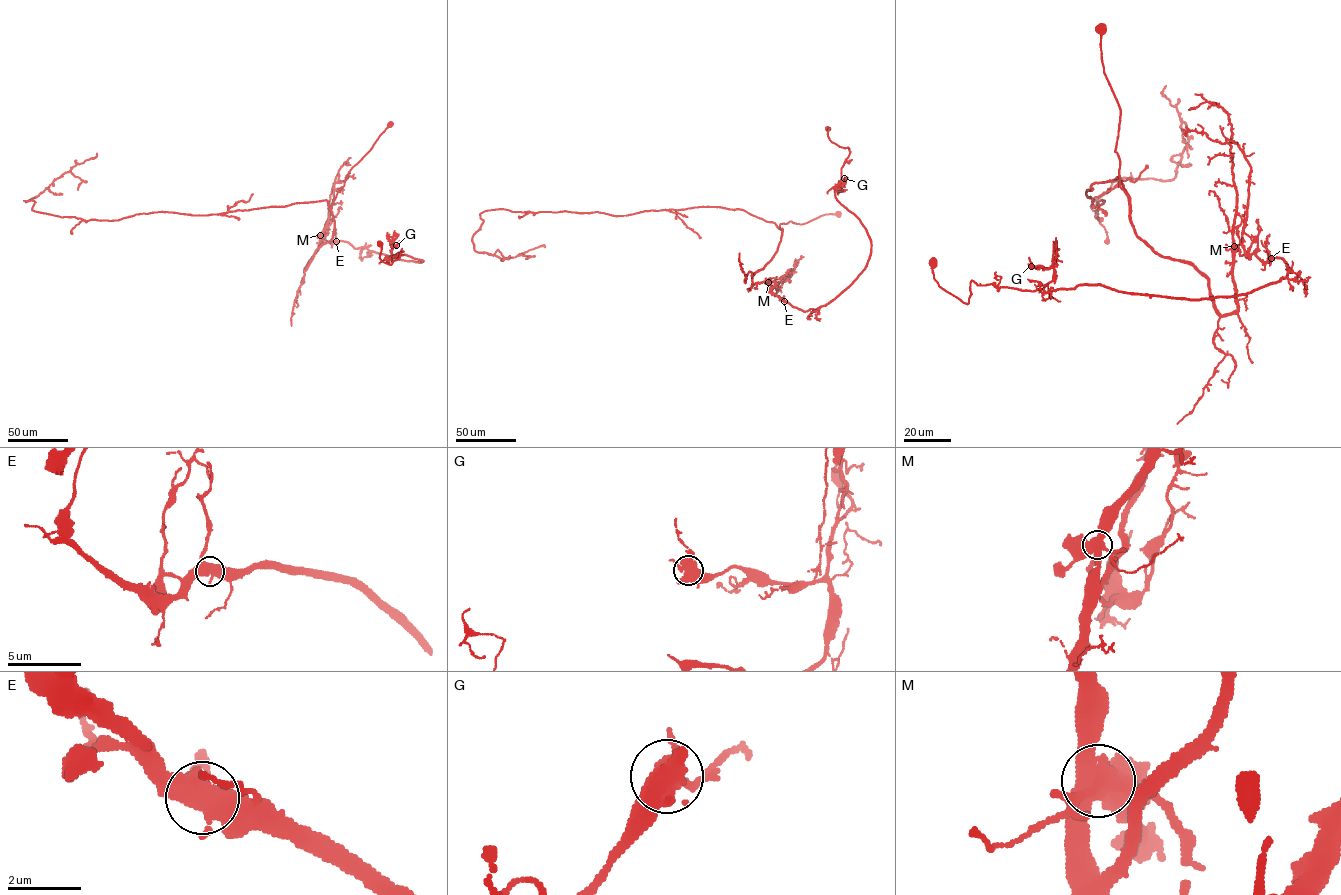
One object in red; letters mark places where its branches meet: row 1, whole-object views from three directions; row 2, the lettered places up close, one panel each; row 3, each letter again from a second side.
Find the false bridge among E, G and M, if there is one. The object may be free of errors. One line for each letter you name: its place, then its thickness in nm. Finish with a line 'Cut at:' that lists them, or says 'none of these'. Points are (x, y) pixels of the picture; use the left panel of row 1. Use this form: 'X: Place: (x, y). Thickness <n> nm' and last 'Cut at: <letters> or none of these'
M: Place: (320, 235). Thickness 600 nm
Cut at: M

